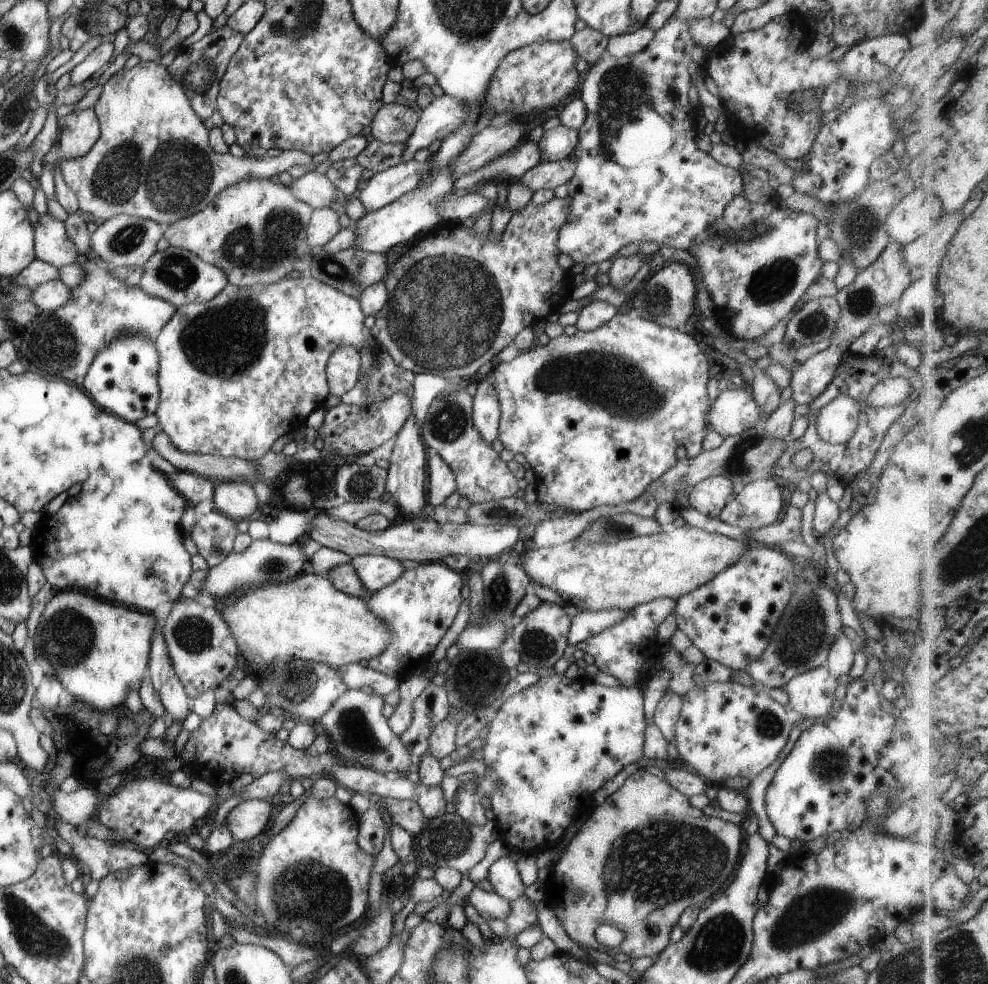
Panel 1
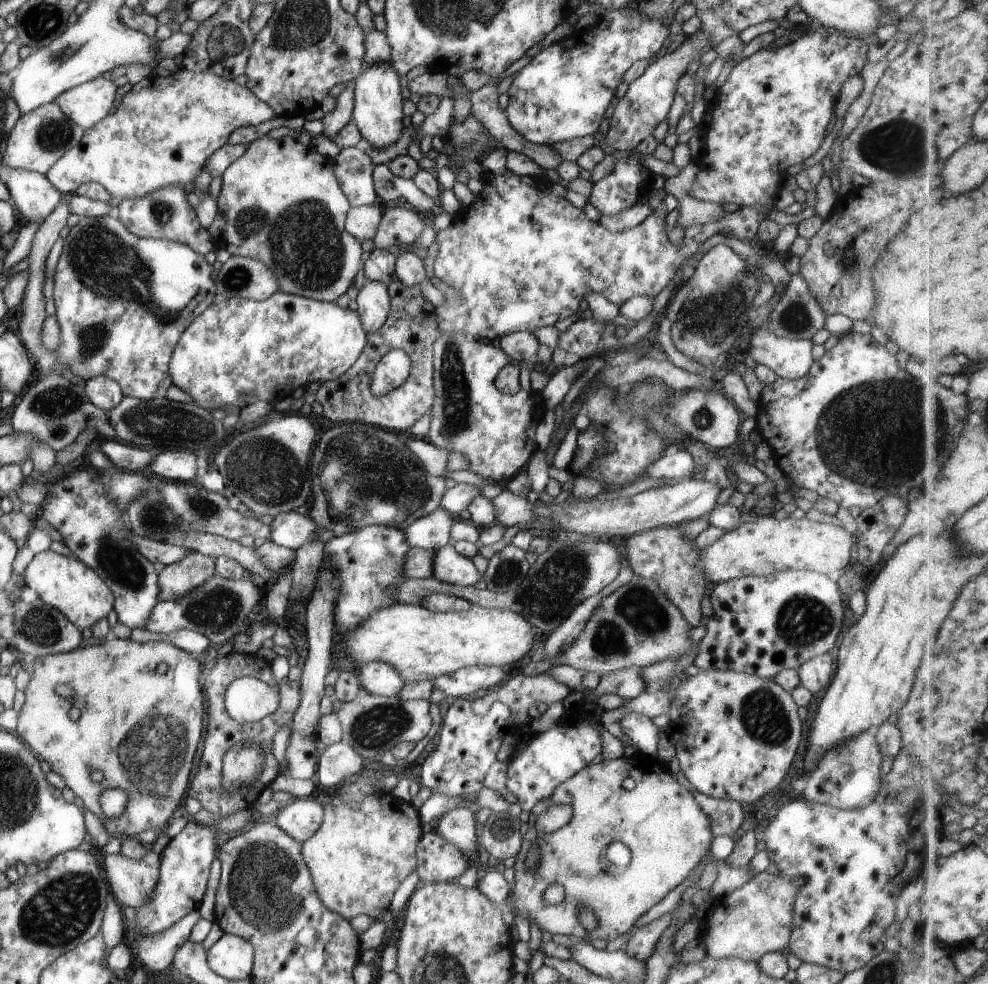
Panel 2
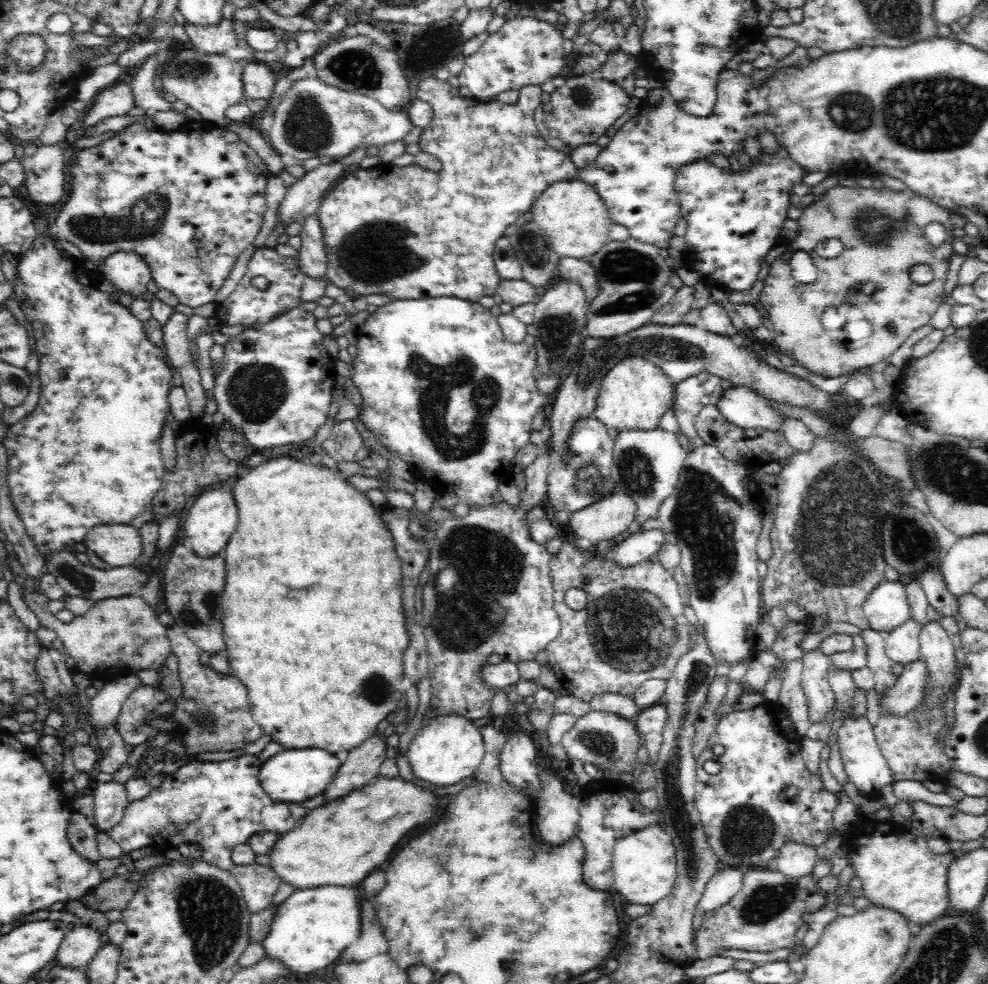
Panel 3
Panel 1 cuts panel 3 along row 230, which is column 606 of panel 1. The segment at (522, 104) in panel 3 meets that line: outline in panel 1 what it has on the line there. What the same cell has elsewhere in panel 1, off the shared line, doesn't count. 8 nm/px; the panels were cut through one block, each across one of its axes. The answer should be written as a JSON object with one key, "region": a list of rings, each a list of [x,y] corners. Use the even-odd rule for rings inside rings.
{"region":[[[616,314],[611,320],[592,331],[578,331],[574,336],[562,334],[550,340],[546,346],[539,345],[525,353],[520,353],[512,362],[502,362],[493,368],[491,381],[501,404],[500,435],[497,439],[504,449],[527,458],[527,467],[534,471],[536,483],[541,489],[539,500],[562,506],[575,514],[584,513],[600,506],[616,506],[637,500],[646,488],[658,480],[666,470],[678,464],[681,454],[686,458],[696,458],[703,451],[702,442],[708,432],[706,411],[710,398],[707,385],[710,379],[710,364],[702,348],[690,334],[677,328],[662,326],[646,318],[630,318],[629,314]]]}

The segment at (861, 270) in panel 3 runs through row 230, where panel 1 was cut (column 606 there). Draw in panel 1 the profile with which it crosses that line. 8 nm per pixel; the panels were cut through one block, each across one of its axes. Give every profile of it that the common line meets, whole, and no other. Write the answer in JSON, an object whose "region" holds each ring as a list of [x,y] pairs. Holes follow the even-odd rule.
{"region":[[[644,770],[636,771],[626,779],[614,794],[610,794],[600,806],[596,806],[592,812],[587,816],[584,825],[570,840],[570,844],[563,850],[563,853],[551,864],[551,874],[545,881],[546,894],[544,894],[544,902],[554,910],[556,918],[560,920],[564,930],[574,943],[581,946],[588,946],[596,951],[607,953],[610,957],[615,957],[619,953],[628,955],[628,958],[639,959],[641,957],[656,958],[664,948],[669,946],[669,936],[672,929],[677,926],[684,908],[688,906],[698,906],[707,898],[720,893],[730,883],[730,878],[734,872],[734,866],[740,858],[740,847],[742,846],[742,833],[739,825],[725,822],[724,820],[713,816],[706,816],[702,810],[698,810],[690,805],[689,798],[675,790],[665,779],[653,776]],[[603,923],[614,926],[618,930],[624,932],[624,940],[609,948],[603,946],[596,941],[594,930]]]}

